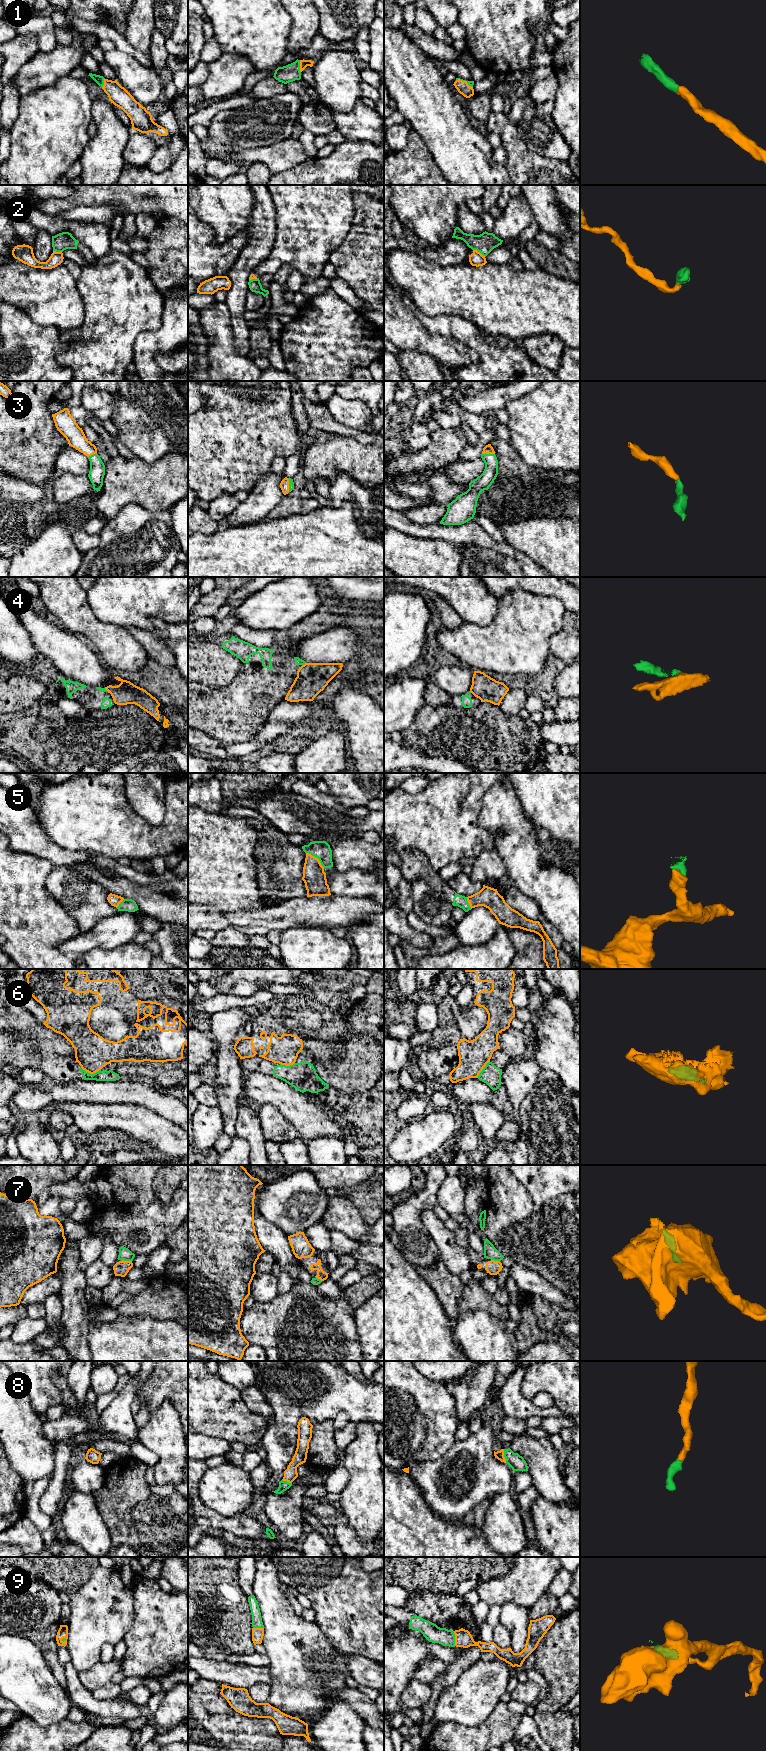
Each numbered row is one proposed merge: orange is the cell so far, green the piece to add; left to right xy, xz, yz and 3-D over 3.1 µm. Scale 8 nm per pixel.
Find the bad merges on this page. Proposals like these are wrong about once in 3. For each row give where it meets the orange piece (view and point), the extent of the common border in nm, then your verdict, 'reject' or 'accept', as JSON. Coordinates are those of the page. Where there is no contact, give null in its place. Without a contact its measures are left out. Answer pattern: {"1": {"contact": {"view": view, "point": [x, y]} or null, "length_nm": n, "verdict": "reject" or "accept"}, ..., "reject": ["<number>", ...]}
{"1": {"contact": {"view": "xz", "point": [300, 66]}, "length_nm": 100, "verdict": "accept"}, "2": {"contact": {"view": "yz", "point": [479, 252]}, "length_nm": 120, "verdict": "reject"}, "3": {"contact": {"view": "xz", "point": [288, 485]}, "length_nm": 110, "verdict": "accept"}, "4": {"contact": {"view": "xz", "point": [304, 664]}, "length_nm": 40, "verdict": "reject"}, "5": {"contact": {"view": "xz", "point": [315, 857]}, "length_nm": 200, "verdict": "accept"}, "6": {"contact": {"view": "xy", "point": [91, 1073]}, "length_nm": 150, "verdict": "reject"}, "7": {"contact": {"view": "xy", "point": [127, 1261]}, "length_nm": 80, "verdict": "reject"}, "8": {"contact": {"view": "yz", "point": [503, 1456]}, "length_nm": 110, "verdict": "accept"}, "9": {"contact": {"view": "yz", "point": [455, 1638]}, "length_nm": 120, "verdict": "accept"}, "reject": ["2", "4", "6", "7"]}

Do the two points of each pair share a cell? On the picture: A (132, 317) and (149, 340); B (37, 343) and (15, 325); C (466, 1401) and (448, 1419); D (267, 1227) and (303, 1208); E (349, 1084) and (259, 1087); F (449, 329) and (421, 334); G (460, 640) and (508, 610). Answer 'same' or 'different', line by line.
A: different
B: same
C: different
D: different
E: different
F: different
G: same

